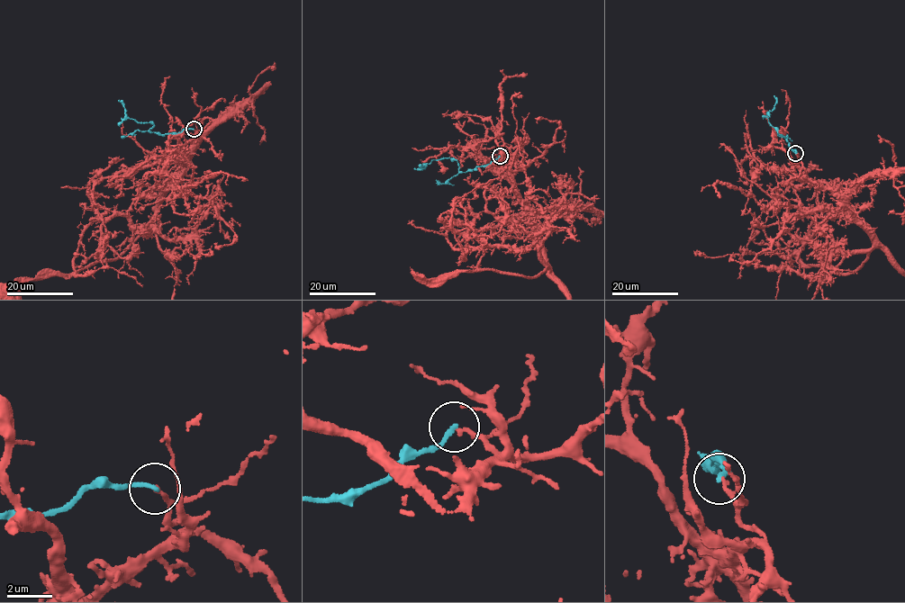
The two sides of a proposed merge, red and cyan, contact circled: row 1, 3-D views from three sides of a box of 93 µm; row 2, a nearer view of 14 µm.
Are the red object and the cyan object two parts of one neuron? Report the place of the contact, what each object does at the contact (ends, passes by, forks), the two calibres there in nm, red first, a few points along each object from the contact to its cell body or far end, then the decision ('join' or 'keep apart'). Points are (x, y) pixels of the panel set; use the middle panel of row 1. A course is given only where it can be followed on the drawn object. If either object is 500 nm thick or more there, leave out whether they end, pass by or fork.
place (500, 156); red ends; cyan ends; calibres 190 and 190 nm; course cyan (500, 156), (487, 165), (466, 172), (458, 170), (457, 161), (449, 157), (432, 160), (420, 169), (414, 168); keep apart

